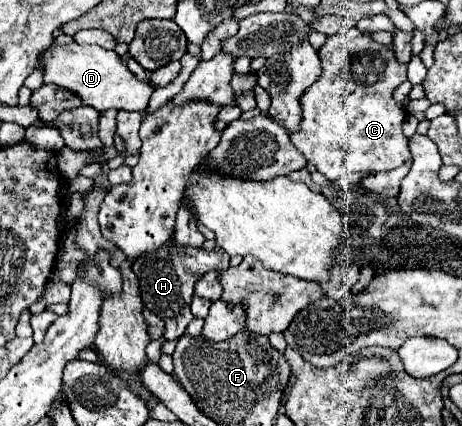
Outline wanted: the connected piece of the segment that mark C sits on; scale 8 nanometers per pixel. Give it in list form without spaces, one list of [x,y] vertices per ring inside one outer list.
[[[337,34],[329,36],[323,48],[319,50],[321,60],[321,76],[317,82],[303,94],[301,108],[303,108],[303,122],[301,132],[291,136],[295,148],[307,158],[307,162],[315,164],[321,174],[329,180],[337,180],[345,174],[353,172],[387,172],[391,168],[401,166],[411,158],[409,140],[403,136],[403,120],[405,112],[399,102],[393,100],[393,90],[407,80],[407,68],[395,58],[391,48],[383,50],[353,50],[353,48],[339,48]]]

